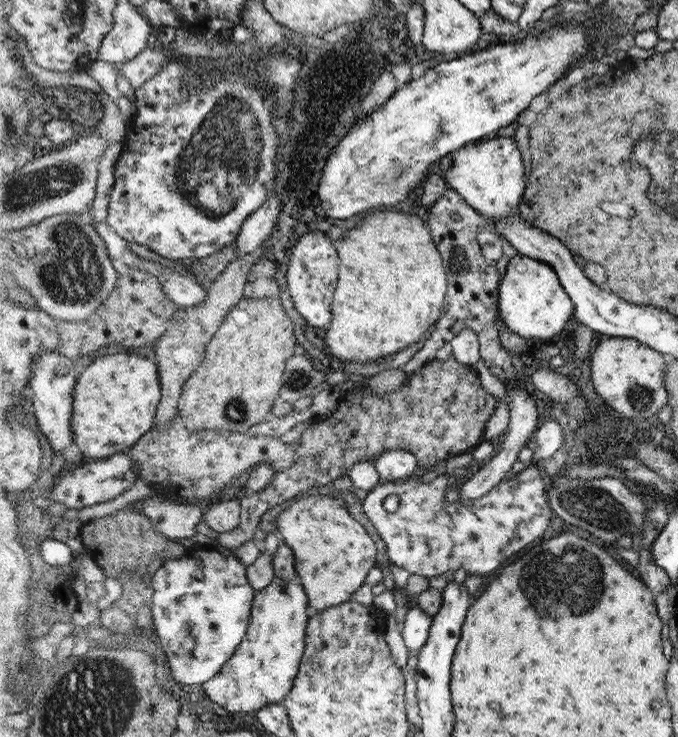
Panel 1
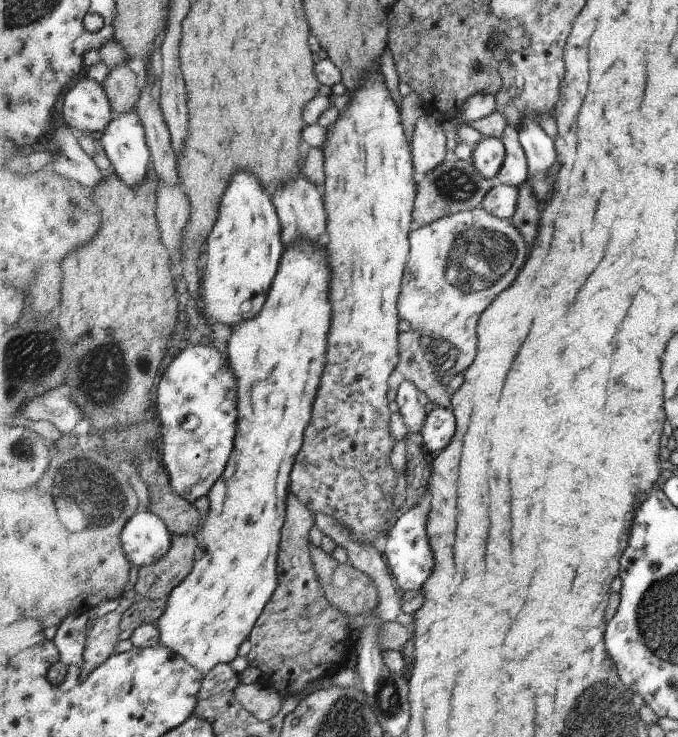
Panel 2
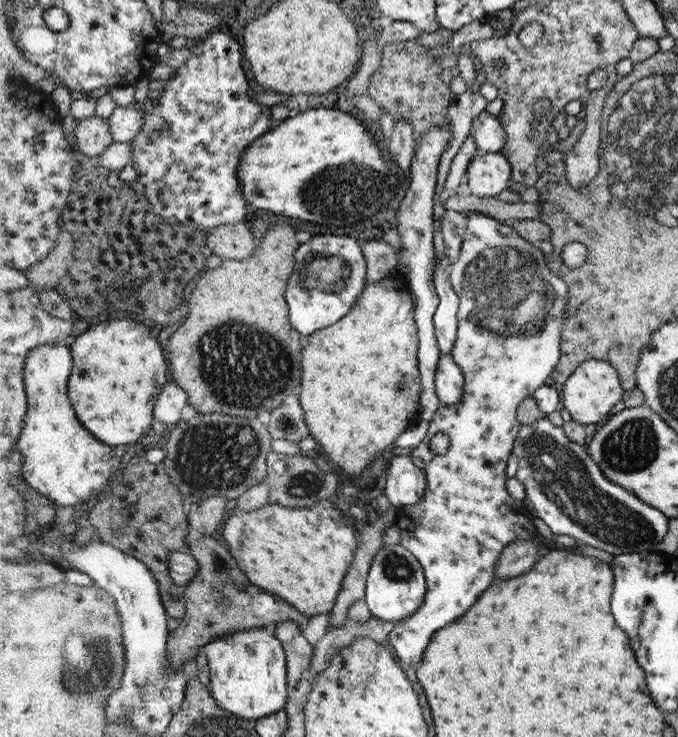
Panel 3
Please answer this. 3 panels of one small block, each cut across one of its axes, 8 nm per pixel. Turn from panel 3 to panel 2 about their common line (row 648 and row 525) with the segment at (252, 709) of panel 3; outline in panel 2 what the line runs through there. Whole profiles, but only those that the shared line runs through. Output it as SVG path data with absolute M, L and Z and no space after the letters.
M296 240L292 244L285 246L285 253L282 254L281 265L278 266L278 273L273 280L273 285L270 286L269 297L266 298L265 306L262 306L262 310L250 318L250 320L242 320L240 324L236 324L233 329L232 337L229 340L228 356L232 366L234 366L234 372L238 374L238 384L240 384L240 430L238 430L238 438L236 442L236 448L232 454L229 466L226 473L222 476L221 481L214 486L212 492L210 492L209 500L211 502L211 509L207 515L203 530L202 537L204 541L201 543L198 550L197 566L194 568L194 572L190 574L187 580L184 580L180 586L178 586L170 597L168 597L168 608L164 612L164 616L157 621L158 628L160 628L160 638L162 645L168 646L171 650L174 650L176 654L180 654L182 658L186 658L196 670L207 675L212 672L214 668L219 665L228 665L234 663L240 657L240 648L242 648L242 642L251 636L253 627L257 624L258 618L265 611L265 607L268 605L270 598L277 591L277 558L280 556L281 545L281 531L285 520L286 511L286 496L288 496L288 474L295 466L294 458L301 453L302 449L302 436L305 436L304 428L309 426L310 418L313 413L313 403L317 399L318 388L321 385L321 378L325 373L324 354L328 346L326 346L326 340L329 344L330 322L333 320L333 307L330 305L330 262L326 258L326 250L324 244L320 245L312 244L308 240Z

